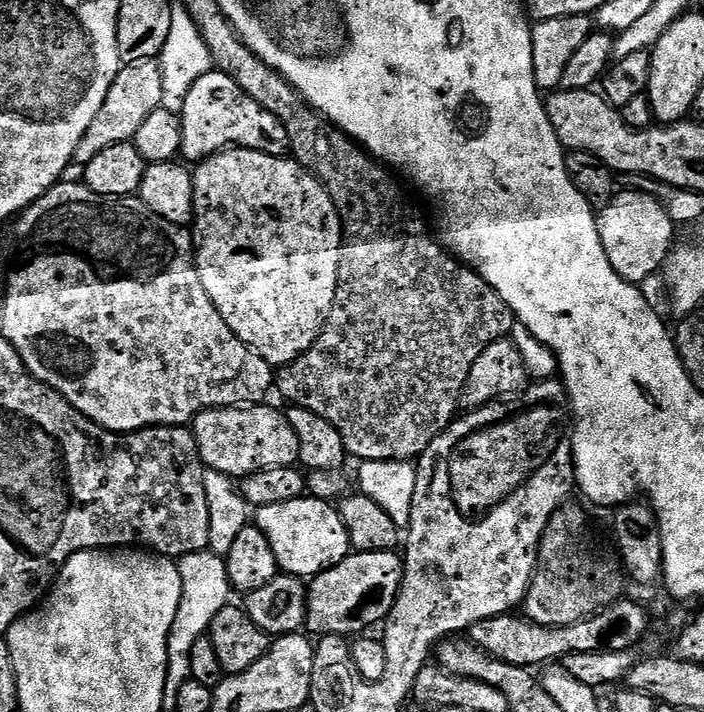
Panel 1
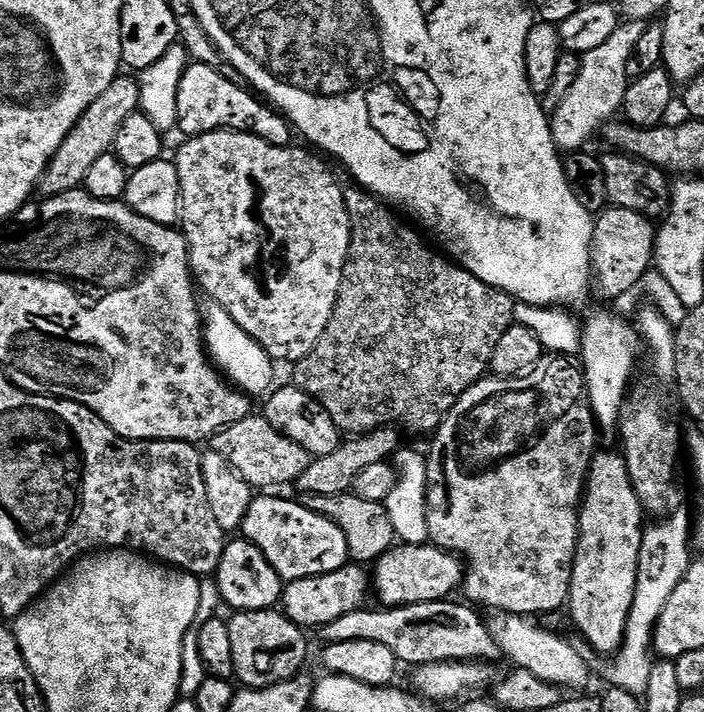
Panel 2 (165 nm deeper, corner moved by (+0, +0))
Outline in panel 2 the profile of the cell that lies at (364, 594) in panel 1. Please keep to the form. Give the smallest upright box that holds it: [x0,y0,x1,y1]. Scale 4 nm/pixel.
[374,543,466,608]

